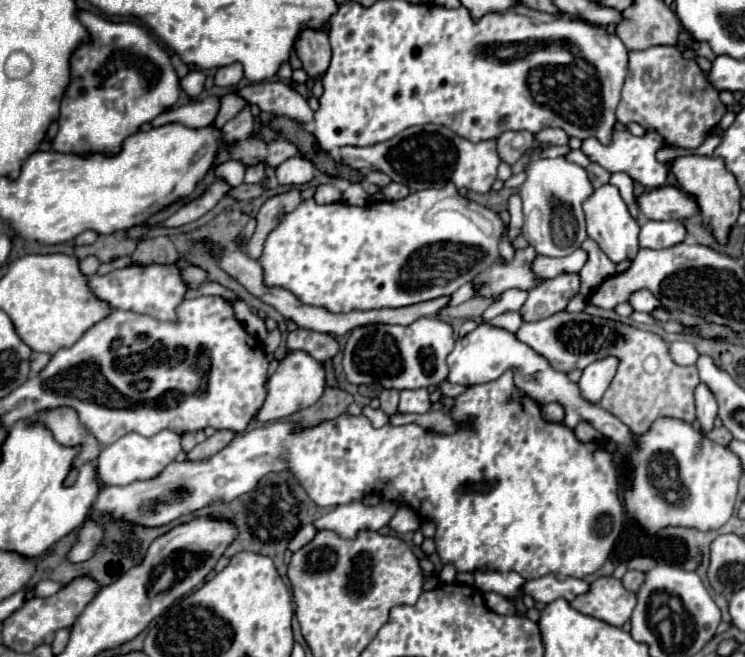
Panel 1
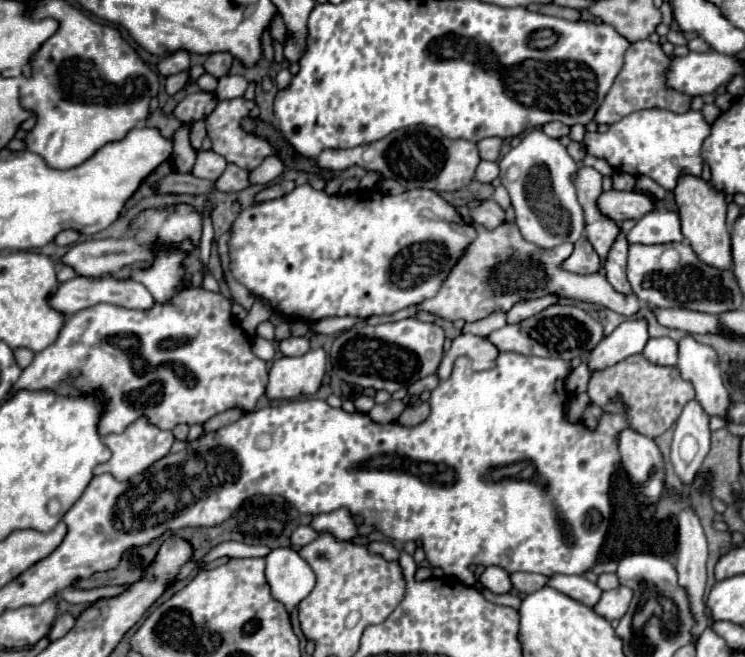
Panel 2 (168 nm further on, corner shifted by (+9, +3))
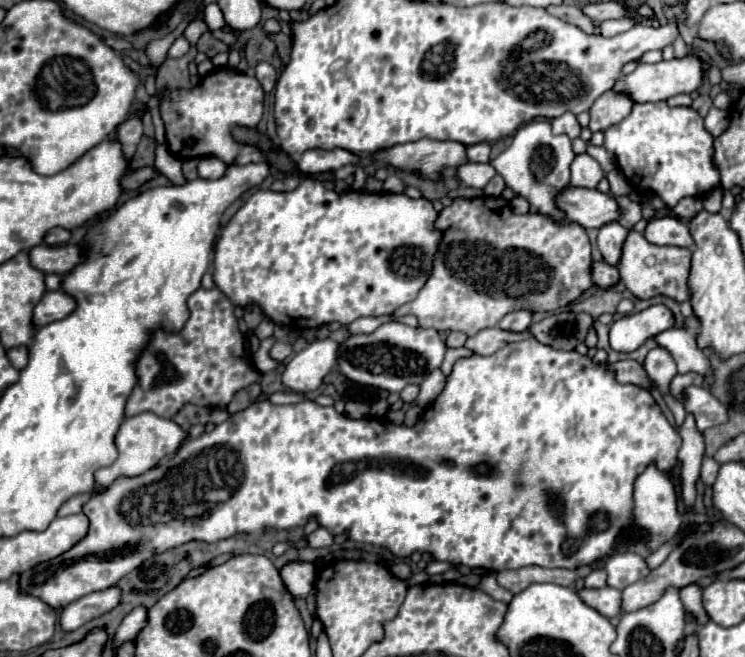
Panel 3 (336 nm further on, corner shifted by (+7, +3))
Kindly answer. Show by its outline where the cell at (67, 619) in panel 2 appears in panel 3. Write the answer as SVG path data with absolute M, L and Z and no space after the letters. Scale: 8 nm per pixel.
M110 586L106 590L100 590L100 592L92 592L92 594L86 594L84 598L68 604L64 610L62 610L62 616L60 616L60 624L66 632L72 632L76 628L80 628L82 624L110 612L112 608L118 606L120 602L120 594L122 590L118 586Z

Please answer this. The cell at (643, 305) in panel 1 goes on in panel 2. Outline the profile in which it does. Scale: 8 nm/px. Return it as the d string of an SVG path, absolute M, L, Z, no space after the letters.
M620 234L606 260L606 278L612 284L612 288L616 288L616 292L632 294L632 288L628 288L628 278L626 278L626 254L628 254L628 242L624 234Z

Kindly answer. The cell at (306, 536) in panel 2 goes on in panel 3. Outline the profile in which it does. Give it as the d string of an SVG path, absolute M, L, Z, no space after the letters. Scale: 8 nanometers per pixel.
M318 528L318 530L314 530L306 540L308 540L310 548L324 548L324 546L330 546L330 544L334 542L334 536L332 536L328 530Z

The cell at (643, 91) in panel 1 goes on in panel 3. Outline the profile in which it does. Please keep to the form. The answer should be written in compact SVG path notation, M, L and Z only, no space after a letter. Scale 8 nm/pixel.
M612 90L604 92L590 108L590 130L592 132L604 132L606 128L622 122L630 110L632 110L632 100L622 96L622 94L614 94Z

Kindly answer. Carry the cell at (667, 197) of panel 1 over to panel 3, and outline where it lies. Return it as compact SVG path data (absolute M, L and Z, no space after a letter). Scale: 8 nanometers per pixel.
M566 186L554 196L554 202L570 222L576 222L584 228L600 228L618 220L620 216L614 196L600 190Z

